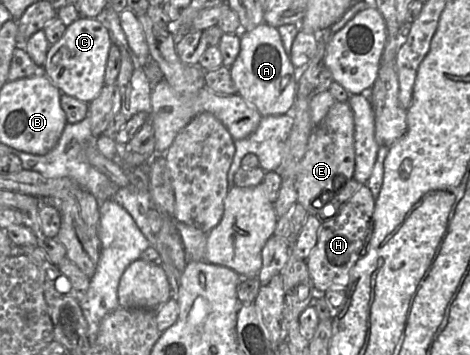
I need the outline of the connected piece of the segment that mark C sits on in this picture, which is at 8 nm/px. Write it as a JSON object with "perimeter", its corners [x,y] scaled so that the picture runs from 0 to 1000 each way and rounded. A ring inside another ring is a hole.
{"perimeter":[[[170,45],[140,76],[134,101],[104,130],[94,208],[132,265],[191,290],[223,239],[223,200],[238,115],[230,82],[211,51]]]}

